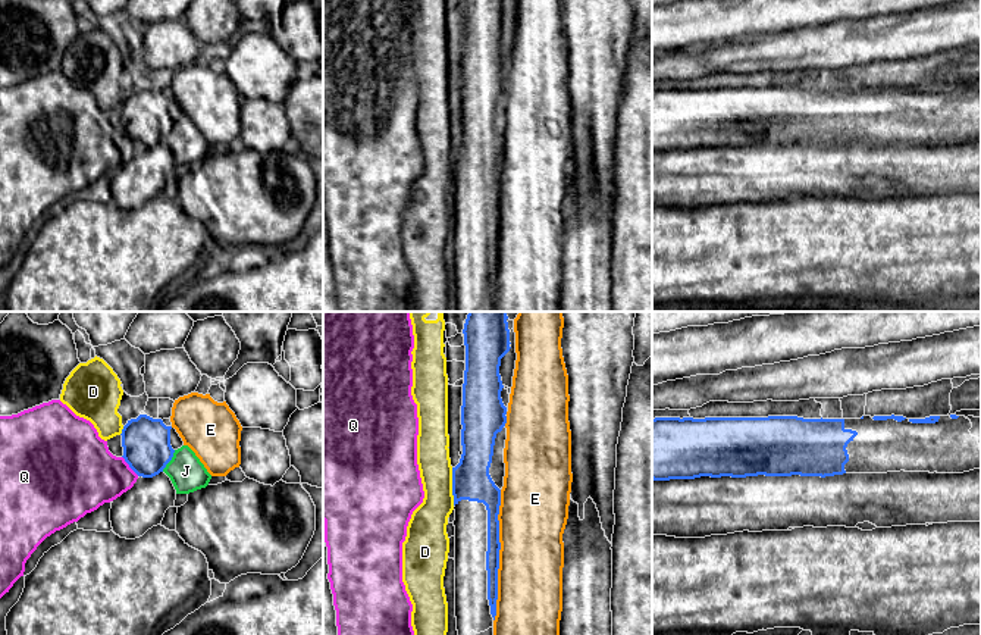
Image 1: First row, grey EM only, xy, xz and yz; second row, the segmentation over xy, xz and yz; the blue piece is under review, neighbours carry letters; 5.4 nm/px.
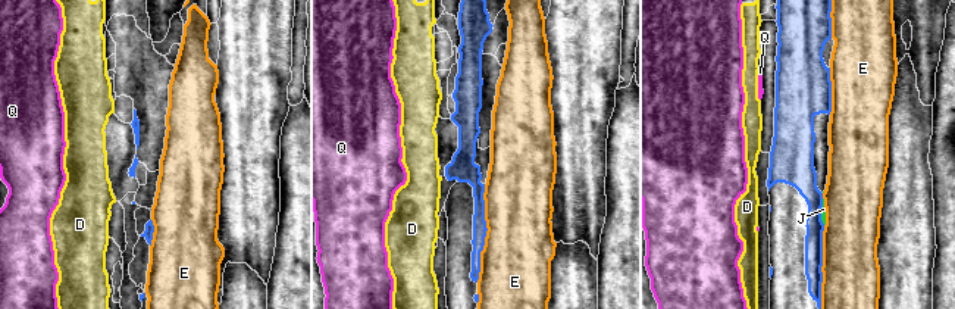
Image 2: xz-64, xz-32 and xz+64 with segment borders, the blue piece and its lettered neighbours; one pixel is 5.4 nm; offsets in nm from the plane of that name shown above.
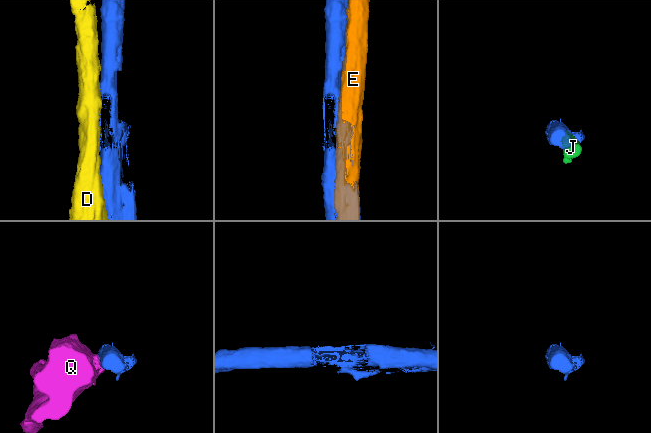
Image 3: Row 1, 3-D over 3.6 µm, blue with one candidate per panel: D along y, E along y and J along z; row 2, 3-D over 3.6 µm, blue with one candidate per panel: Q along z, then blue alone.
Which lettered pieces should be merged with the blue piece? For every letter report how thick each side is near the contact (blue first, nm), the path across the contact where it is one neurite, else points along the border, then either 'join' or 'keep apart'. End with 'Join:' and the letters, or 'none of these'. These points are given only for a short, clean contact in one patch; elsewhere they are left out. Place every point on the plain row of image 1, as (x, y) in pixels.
D: calibres 200 and 200 nm; keep apart
E: calibres 80 and 360 nm; keep apart
J: calibres 260 and 190 nm; keep apart
Q: calibres 260 and 360 nm; keep apart
Join: none of these

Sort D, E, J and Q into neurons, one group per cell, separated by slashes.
D / E / J / Q

